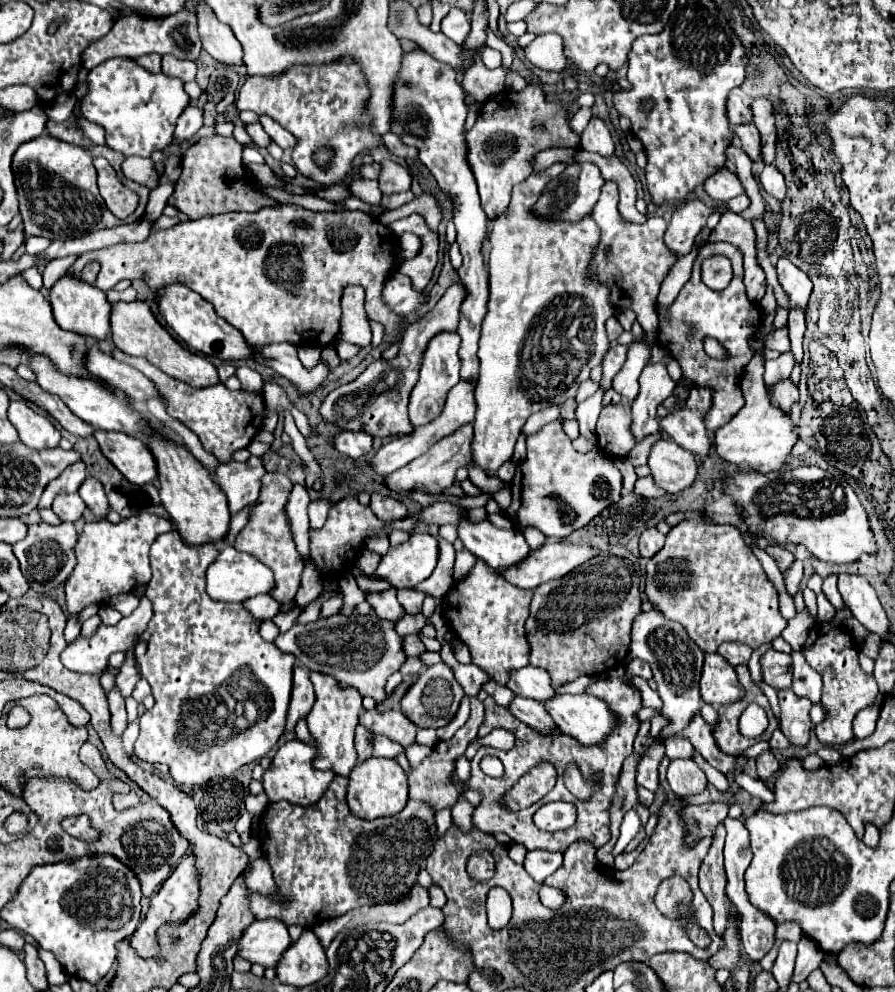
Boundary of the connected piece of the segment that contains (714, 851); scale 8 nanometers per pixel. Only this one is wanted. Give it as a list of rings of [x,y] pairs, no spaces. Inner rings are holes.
[[[724,824],[716,826],[714,842],[710,852],[706,854],[702,866],[700,866],[700,890],[714,908],[714,928],[716,934],[724,934],[726,930],[726,908],[732,906],[724,888],[726,888],[726,874],[724,874],[724,862],[722,862],[722,844],[726,838]]]

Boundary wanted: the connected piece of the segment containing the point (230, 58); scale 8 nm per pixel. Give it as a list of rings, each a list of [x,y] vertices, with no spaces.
[[[200,6],[196,10],[198,16],[198,32],[204,50],[224,64],[240,64],[242,62],[242,46],[238,44],[234,32],[222,24],[208,6]]]

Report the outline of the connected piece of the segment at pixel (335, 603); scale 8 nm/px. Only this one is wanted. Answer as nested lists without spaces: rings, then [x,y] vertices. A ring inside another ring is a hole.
[[[342,592],[334,594],[332,598],[328,598],[328,600],[324,602],[324,610],[322,610],[322,614],[328,618],[328,616],[340,612],[340,608],[342,608]]]

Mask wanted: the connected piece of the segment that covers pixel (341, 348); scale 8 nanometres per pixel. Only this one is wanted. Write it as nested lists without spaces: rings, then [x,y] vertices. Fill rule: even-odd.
[[[339,341],[337,345],[337,353],[342,360],[349,360],[353,358],[360,351],[360,347],[354,344]]]

